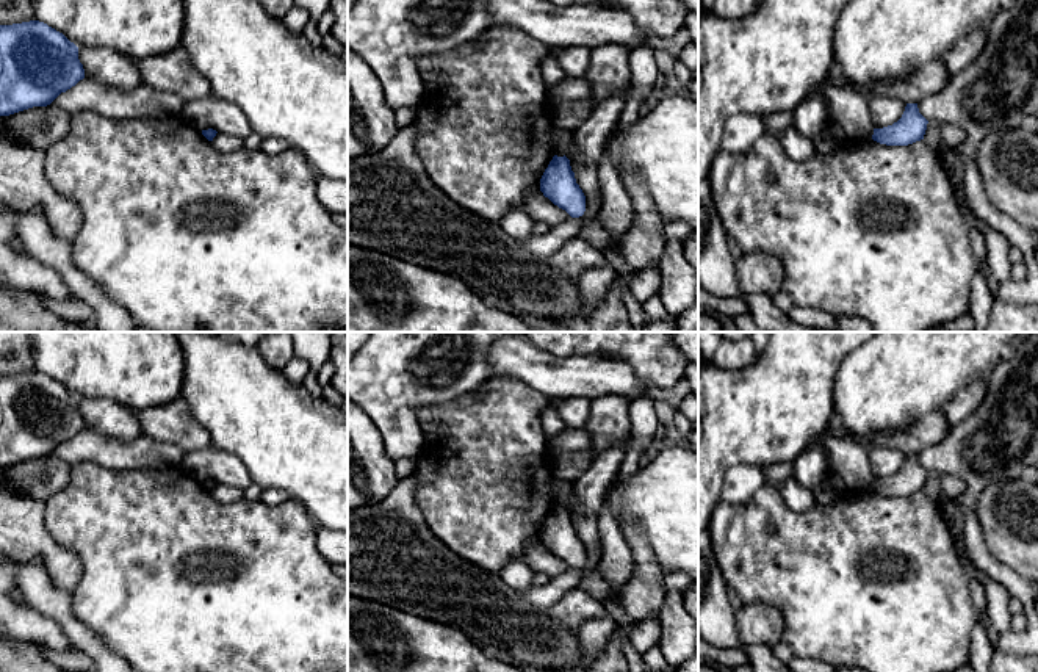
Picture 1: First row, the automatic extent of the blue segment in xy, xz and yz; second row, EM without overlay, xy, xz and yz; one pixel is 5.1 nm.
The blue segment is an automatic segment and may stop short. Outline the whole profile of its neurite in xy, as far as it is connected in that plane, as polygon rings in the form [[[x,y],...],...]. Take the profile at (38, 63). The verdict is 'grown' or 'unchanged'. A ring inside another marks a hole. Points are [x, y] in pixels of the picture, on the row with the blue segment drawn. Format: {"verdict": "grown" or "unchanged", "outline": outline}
{"verdict": "unchanged", "outline": [[[39,20],[0,25],[0,116],[50,105],[85,78],[78,47]]]}

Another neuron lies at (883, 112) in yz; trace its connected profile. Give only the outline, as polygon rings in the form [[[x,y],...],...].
[[[874,96],[867,99],[867,110],[874,128],[883,128],[897,122],[906,103],[894,97]]]

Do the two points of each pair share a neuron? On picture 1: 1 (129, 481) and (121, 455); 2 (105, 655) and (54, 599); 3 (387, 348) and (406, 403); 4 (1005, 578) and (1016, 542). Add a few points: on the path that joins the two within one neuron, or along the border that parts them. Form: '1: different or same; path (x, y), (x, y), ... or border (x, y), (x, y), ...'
1: different; border (90, 461), (107, 467), (163, 469)
2: same; path (91, 644), (61, 613)
3: same; path (395, 362), (395, 389)
4: different; border (985, 539), (987, 550), (1021, 577)

